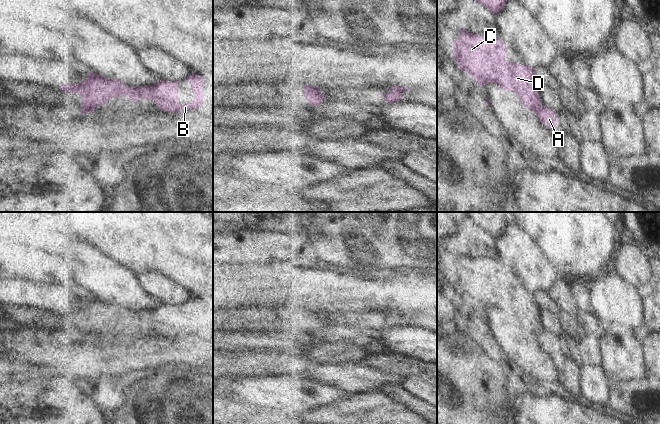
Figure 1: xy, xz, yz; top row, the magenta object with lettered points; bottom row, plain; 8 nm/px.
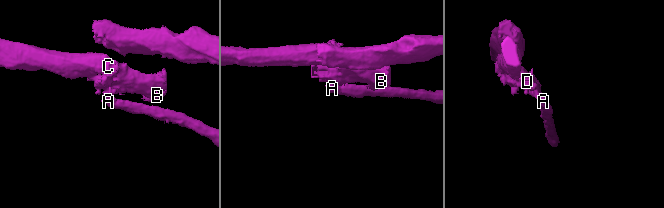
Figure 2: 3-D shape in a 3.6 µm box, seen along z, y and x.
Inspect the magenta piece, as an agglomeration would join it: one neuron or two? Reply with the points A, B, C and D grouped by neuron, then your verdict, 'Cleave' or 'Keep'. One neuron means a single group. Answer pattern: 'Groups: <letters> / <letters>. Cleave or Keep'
Groups: A / B C D. Cleave

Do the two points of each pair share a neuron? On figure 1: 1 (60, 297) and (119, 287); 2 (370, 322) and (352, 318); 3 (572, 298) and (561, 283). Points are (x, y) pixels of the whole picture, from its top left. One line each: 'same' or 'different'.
1: same
2: same
3: same

